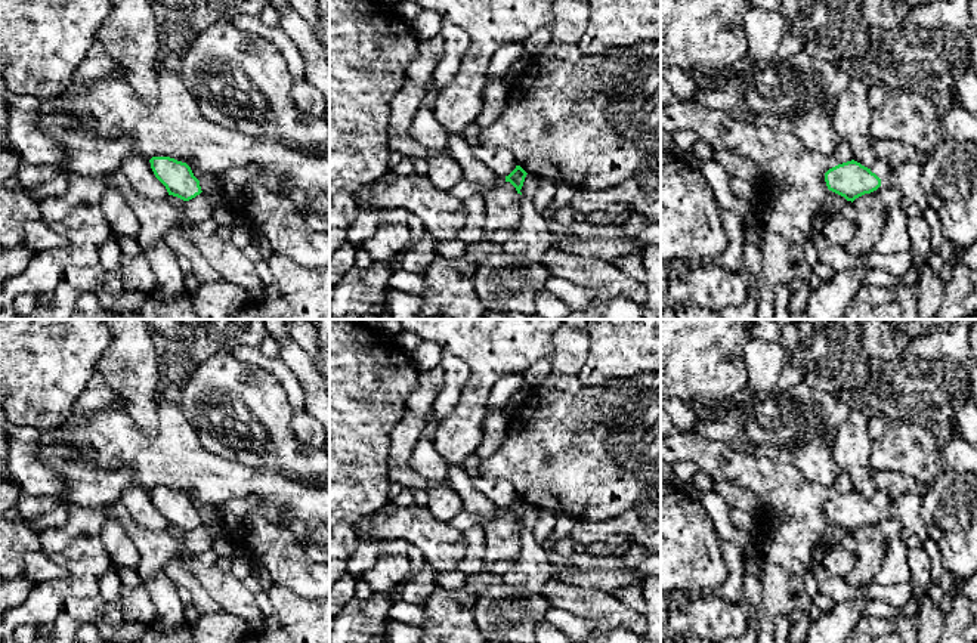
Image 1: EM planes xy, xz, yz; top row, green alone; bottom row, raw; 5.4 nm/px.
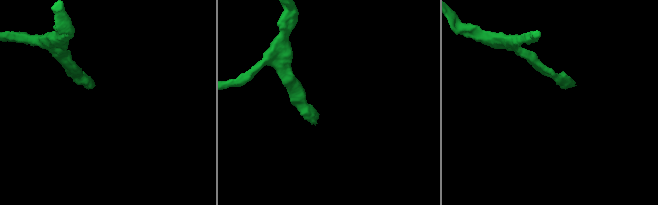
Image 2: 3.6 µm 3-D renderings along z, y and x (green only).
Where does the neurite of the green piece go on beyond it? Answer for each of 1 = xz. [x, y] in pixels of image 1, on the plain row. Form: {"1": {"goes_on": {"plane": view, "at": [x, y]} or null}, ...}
{"1": {"goes_on": null}}

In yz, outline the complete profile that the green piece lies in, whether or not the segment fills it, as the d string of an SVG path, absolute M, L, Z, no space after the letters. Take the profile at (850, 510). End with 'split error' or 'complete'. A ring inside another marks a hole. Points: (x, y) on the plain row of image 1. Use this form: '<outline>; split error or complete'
M851 491L829 500L825 513L829 522L854 532L865 525L876 525L882 520L897 520L903 529L916 534L921 542L930 538L921 517L922 498L915 494L903 494L890 498L878 491L871 500Z; split error

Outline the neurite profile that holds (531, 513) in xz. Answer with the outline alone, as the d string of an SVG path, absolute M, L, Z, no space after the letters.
M528 504L520 520L522 526L534 532L539 513L539 508Z

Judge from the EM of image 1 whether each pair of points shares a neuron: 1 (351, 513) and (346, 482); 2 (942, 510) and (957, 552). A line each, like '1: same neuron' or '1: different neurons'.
1: same neuron
2: same neuron

